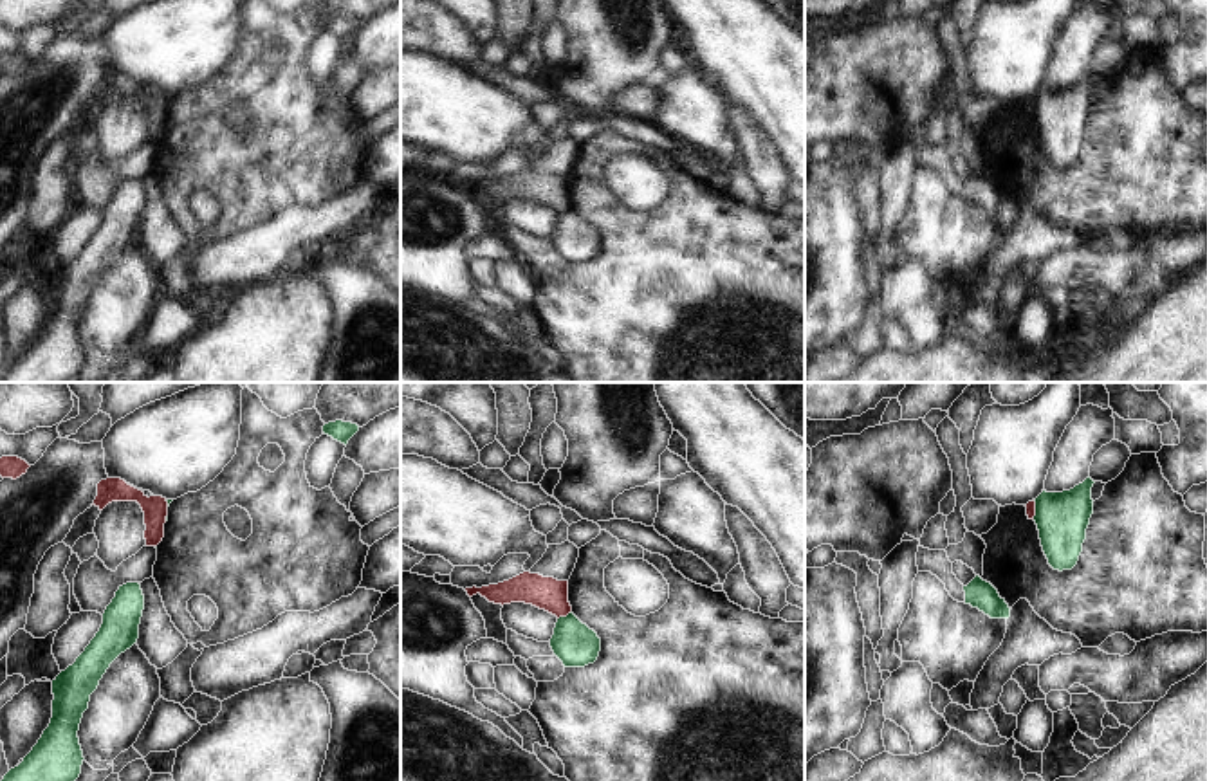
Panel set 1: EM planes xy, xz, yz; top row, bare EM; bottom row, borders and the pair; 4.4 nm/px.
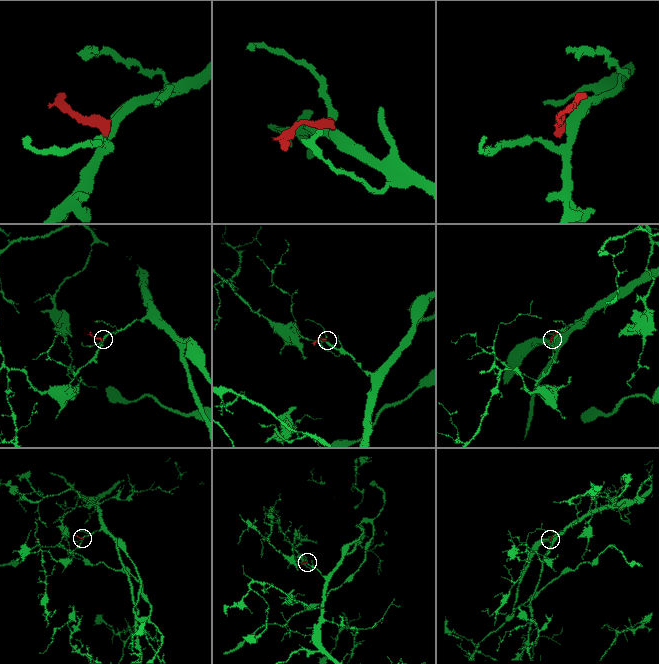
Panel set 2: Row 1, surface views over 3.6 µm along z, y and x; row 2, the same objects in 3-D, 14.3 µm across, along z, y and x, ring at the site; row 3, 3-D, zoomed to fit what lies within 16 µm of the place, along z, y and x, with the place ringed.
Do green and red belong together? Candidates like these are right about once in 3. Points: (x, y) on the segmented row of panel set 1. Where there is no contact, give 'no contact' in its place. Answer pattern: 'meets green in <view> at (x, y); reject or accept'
meets green in xz at (563, 617); reject

